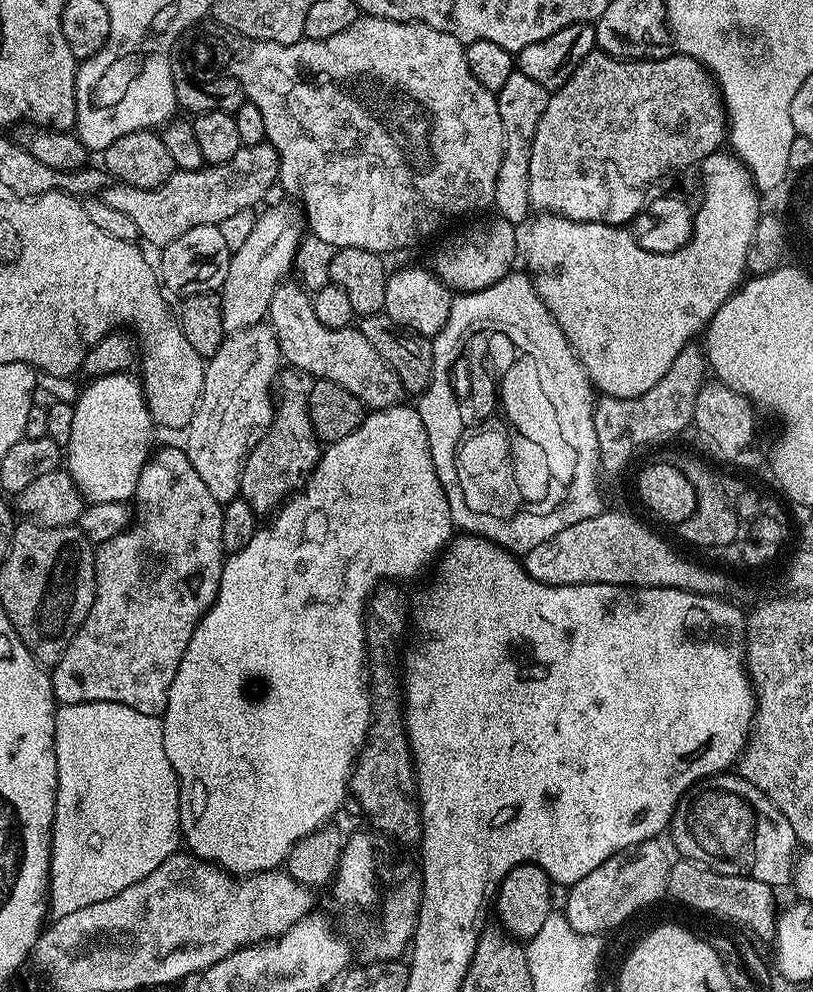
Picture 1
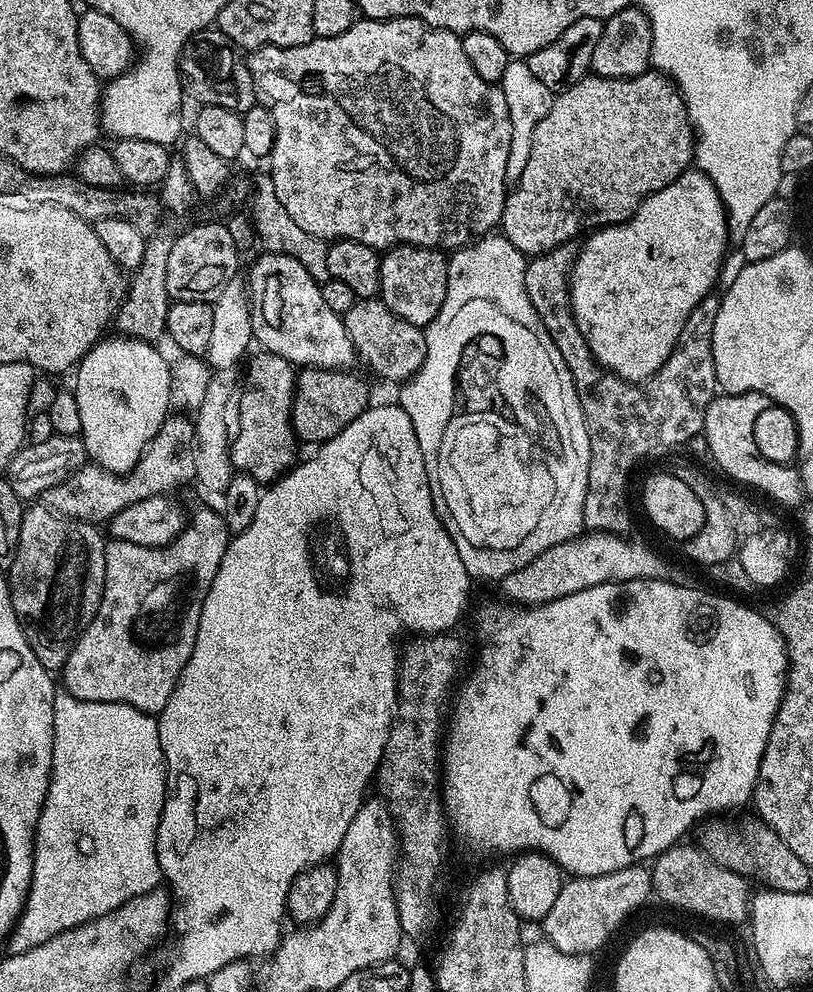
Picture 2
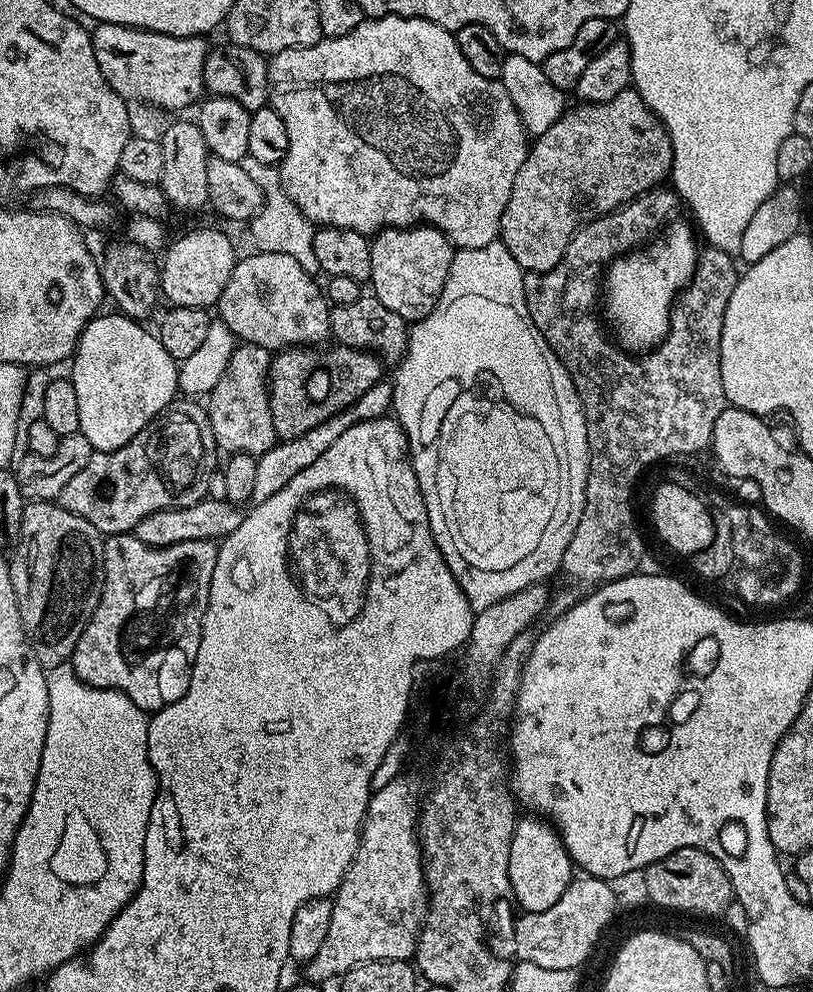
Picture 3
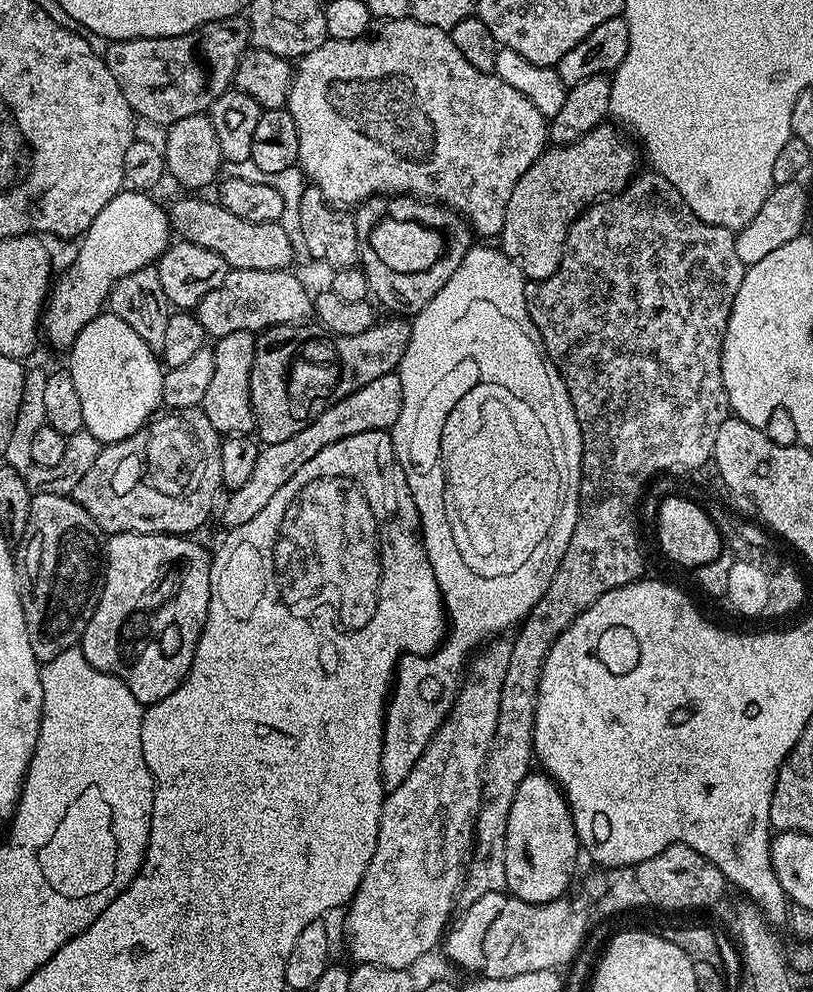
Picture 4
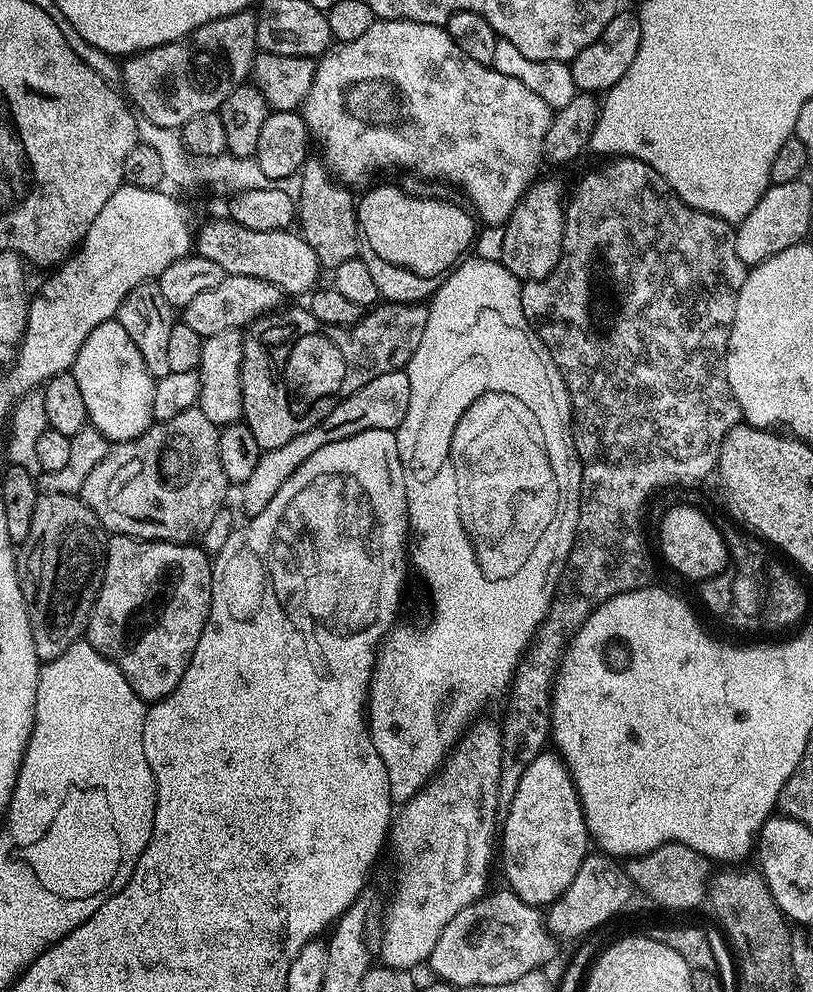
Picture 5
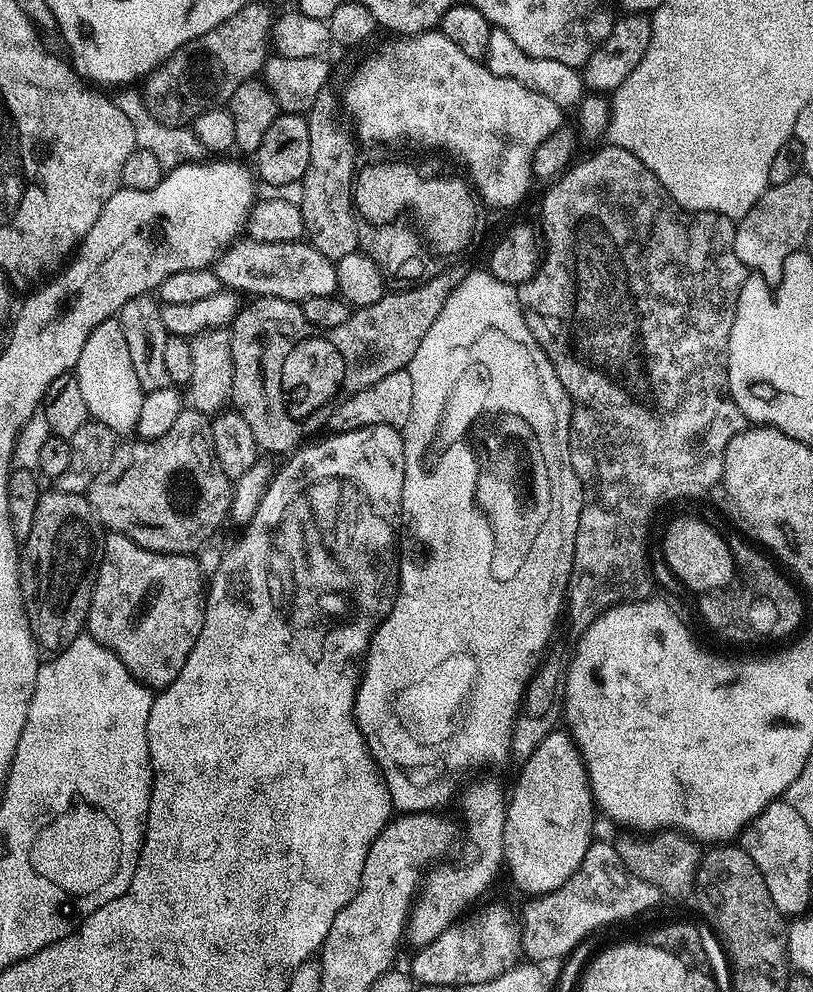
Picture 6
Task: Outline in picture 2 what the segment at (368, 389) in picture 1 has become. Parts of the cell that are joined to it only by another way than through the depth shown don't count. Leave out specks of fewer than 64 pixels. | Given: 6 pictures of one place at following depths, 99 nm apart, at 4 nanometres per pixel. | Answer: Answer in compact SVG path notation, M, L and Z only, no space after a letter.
M265 251L262 256L258 257L252 264L252 269L246 275L246 291L250 297L250 307L252 309L252 339L263 351L270 354L278 354L278 358L286 358L294 366L300 368L335 368L337 370L348 370L353 367L352 363L357 363L358 357L354 350L354 342L350 342L350 334L346 334L346 326L342 319L341 313L330 310L326 306L326 301L322 298L320 284L316 283L314 278L306 272L306 267L298 262L297 258L287 256L285 253L274 253Z

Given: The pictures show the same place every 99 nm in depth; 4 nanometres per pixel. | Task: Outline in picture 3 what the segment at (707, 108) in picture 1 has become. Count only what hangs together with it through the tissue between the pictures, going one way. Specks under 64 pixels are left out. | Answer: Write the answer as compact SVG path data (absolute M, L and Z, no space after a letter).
M635 90L618 94L614 98L610 98L610 102L602 102L601 104L580 102L575 106L577 108L569 107L565 110L558 118L558 122L554 122L554 126L550 126L550 130L546 130L546 134L535 137L531 141L528 157L526 162L522 162L522 170L518 170L518 178L514 178L514 190L510 190L510 202L506 202L506 210L502 214L499 239L506 246L506 250L510 250L514 262L518 262L518 266L523 268L525 272L549 272L554 270L554 266L558 266L558 262L566 250L569 238L582 225L589 224L594 218L598 218L602 214L621 208L622 205L628 204L642 193L651 190L651 188L663 185L669 179L672 171L672 143L668 137L667 130L664 129L664 123L645 106L642 98Z

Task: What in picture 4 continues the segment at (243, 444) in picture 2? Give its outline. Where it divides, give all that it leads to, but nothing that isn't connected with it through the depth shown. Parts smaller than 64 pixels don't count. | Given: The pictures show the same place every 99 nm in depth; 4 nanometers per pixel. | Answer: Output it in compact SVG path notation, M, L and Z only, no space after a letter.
M234 330L234 334L219 337L212 348L214 375L206 390L202 410L206 418L210 418L210 426L221 434L248 434L256 427L250 398L250 370L254 366L256 338L255 332Z

